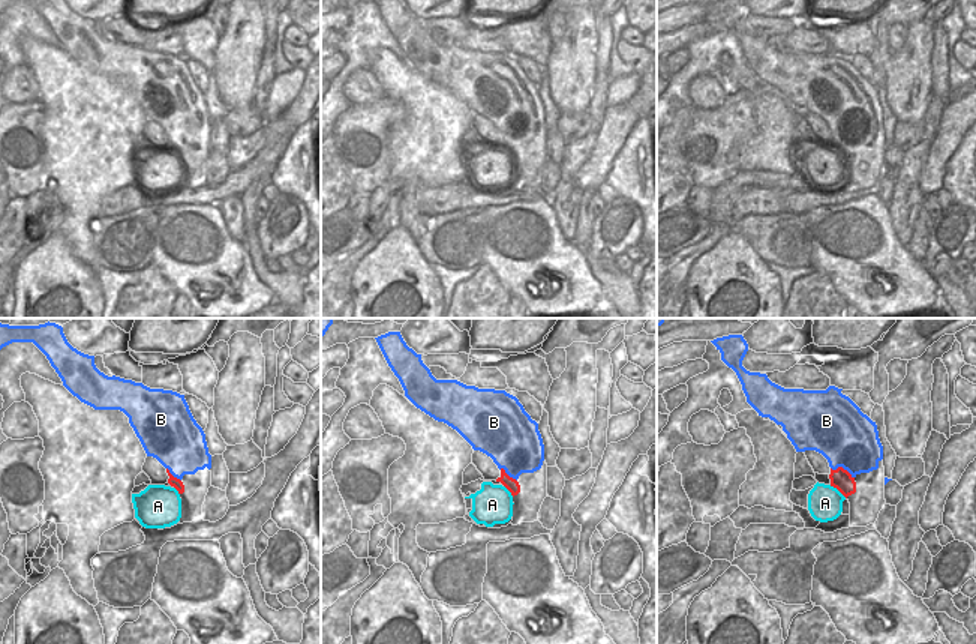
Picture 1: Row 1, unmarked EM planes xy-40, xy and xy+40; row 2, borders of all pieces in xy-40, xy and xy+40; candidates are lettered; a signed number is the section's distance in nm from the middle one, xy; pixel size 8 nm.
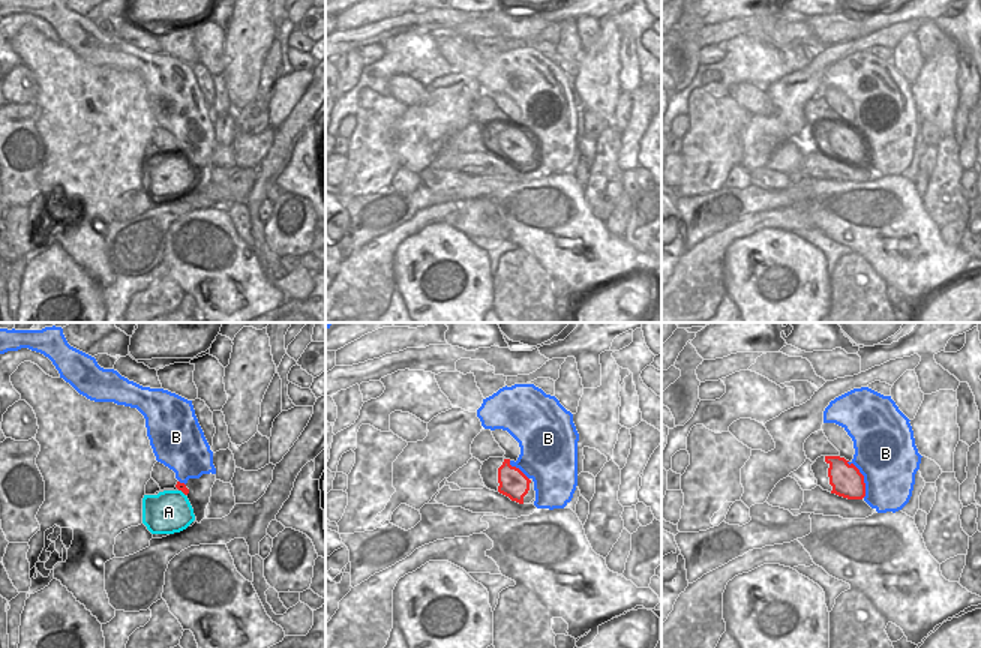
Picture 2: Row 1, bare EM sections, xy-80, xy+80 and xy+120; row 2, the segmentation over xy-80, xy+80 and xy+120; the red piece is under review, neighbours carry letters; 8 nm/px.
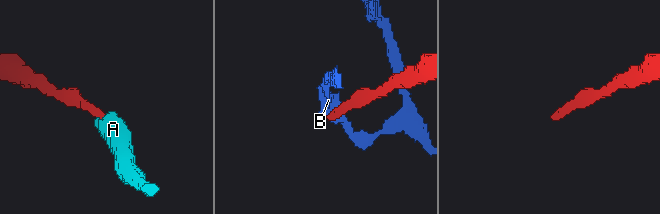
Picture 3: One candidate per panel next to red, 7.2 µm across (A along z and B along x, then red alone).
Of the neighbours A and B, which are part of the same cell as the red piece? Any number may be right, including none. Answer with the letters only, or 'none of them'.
A

